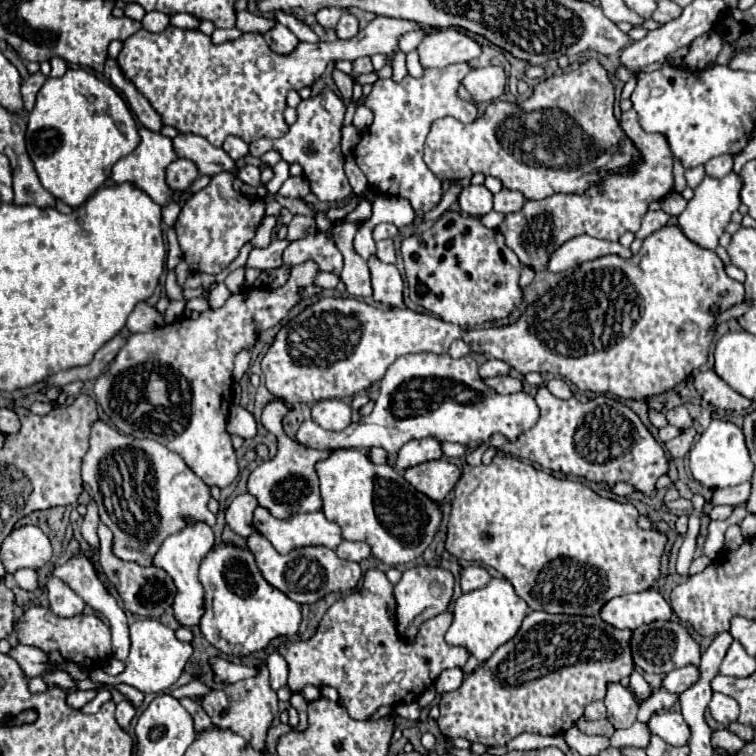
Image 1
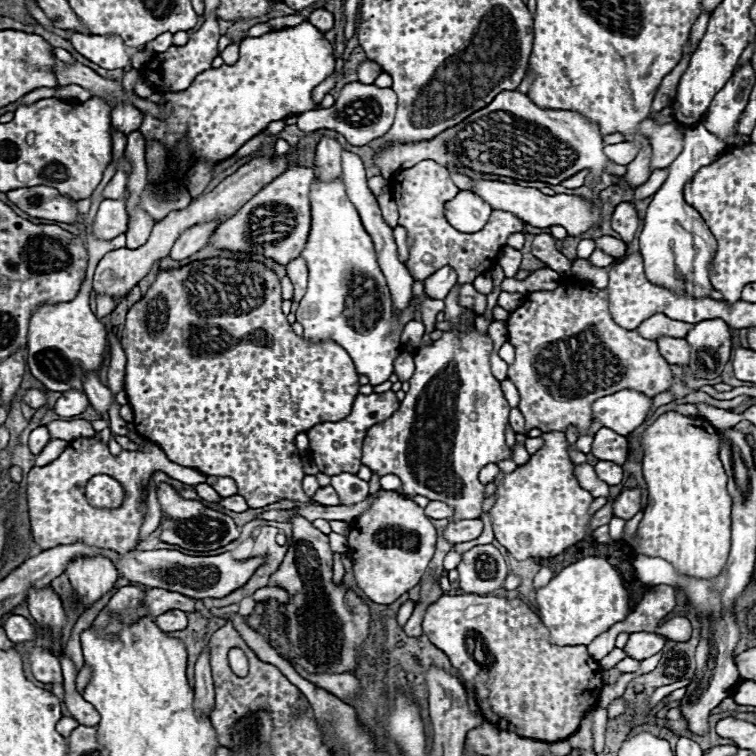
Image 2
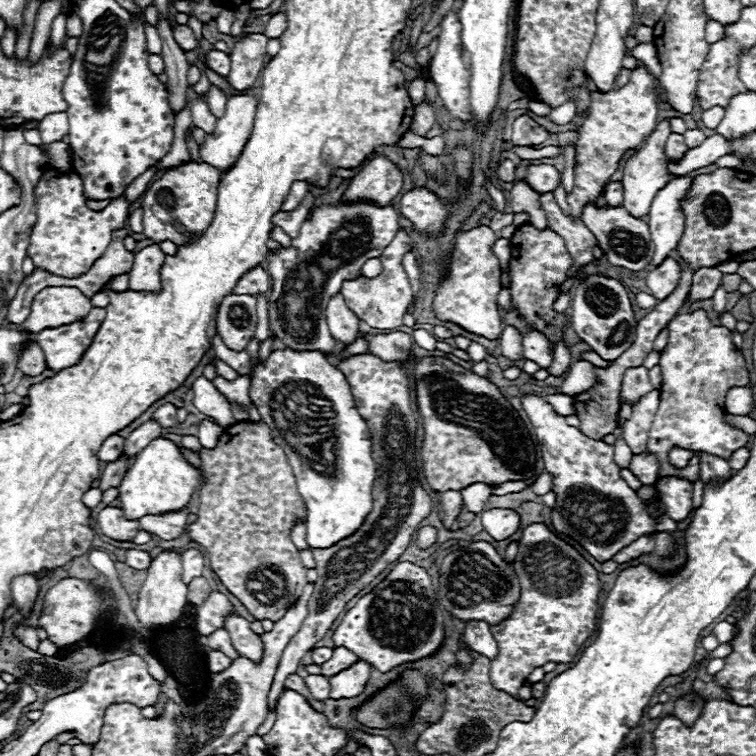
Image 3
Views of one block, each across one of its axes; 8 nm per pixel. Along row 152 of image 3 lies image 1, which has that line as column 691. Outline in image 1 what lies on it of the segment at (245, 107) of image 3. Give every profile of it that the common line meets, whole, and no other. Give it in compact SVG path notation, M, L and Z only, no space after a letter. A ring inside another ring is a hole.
M730 172L724 178L712 178L706 176L700 186L694 190L694 198L688 202L686 210L678 216L678 224L682 228L682 232L696 242L702 248L714 250L718 246L718 238L722 236L722 232L726 230L730 216L738 210L740 206L740 190L742 190L742 178L736 172Z

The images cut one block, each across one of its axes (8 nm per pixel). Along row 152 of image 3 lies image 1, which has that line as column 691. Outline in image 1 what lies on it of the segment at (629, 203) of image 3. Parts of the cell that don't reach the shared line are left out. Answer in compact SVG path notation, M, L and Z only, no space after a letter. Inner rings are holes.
M670 620L652 622L652 624L644 624L634 630L632 656L634 656L634 664L640 666L644 672L664 674L664 672L670 672L672 668L682 668L688 664L698 666L700 664L700 644L690 636L688 628L682 626L680 622L670 622Z

